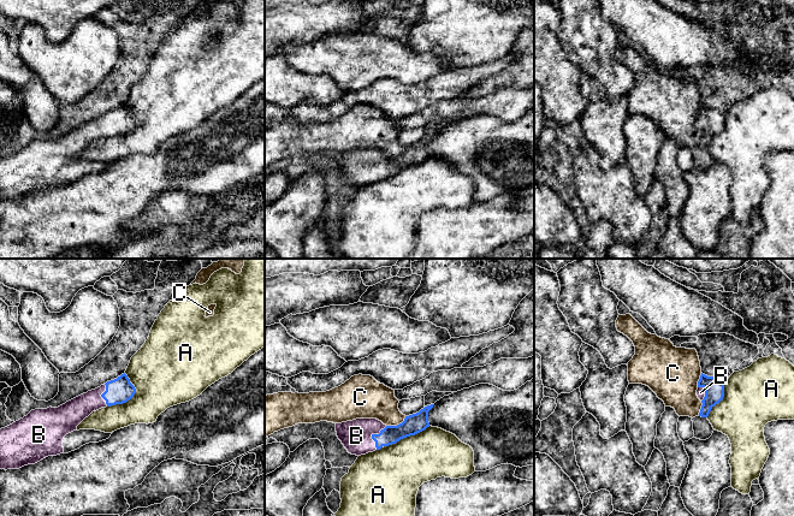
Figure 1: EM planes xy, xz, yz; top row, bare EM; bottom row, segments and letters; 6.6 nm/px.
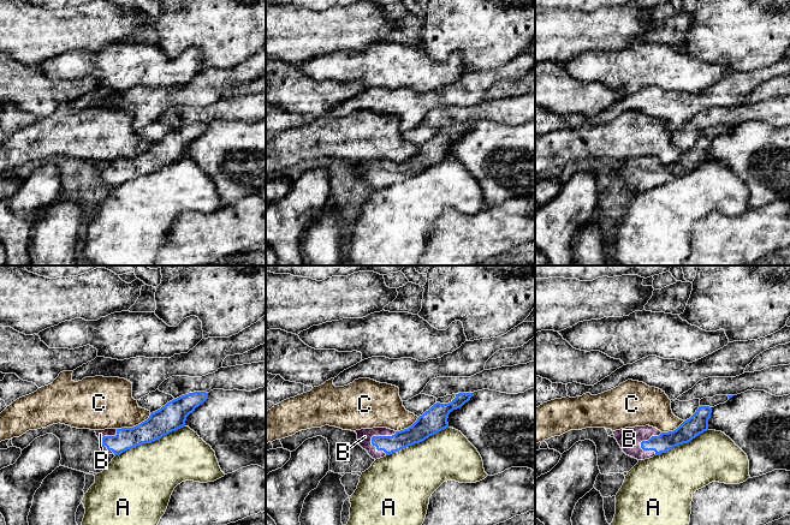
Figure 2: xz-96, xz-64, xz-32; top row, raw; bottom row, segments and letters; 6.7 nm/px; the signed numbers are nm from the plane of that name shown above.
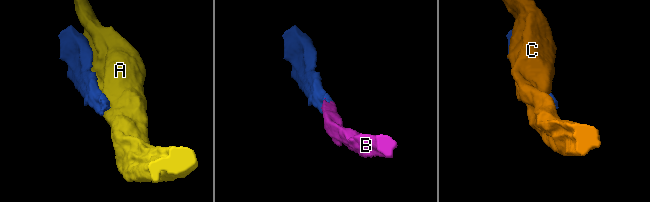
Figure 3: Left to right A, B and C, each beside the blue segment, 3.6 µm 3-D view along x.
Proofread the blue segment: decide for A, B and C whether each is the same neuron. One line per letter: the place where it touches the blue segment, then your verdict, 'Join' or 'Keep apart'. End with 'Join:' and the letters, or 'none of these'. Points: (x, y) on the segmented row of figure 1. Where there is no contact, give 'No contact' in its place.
A: Touches blue at xy (131, 397). Keep apart
B: Touches blue at xz (372, 436). Join
C: Touches blue at xz (397, 425). Keep apart
Join: B

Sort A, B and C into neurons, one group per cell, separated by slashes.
A / B / C

